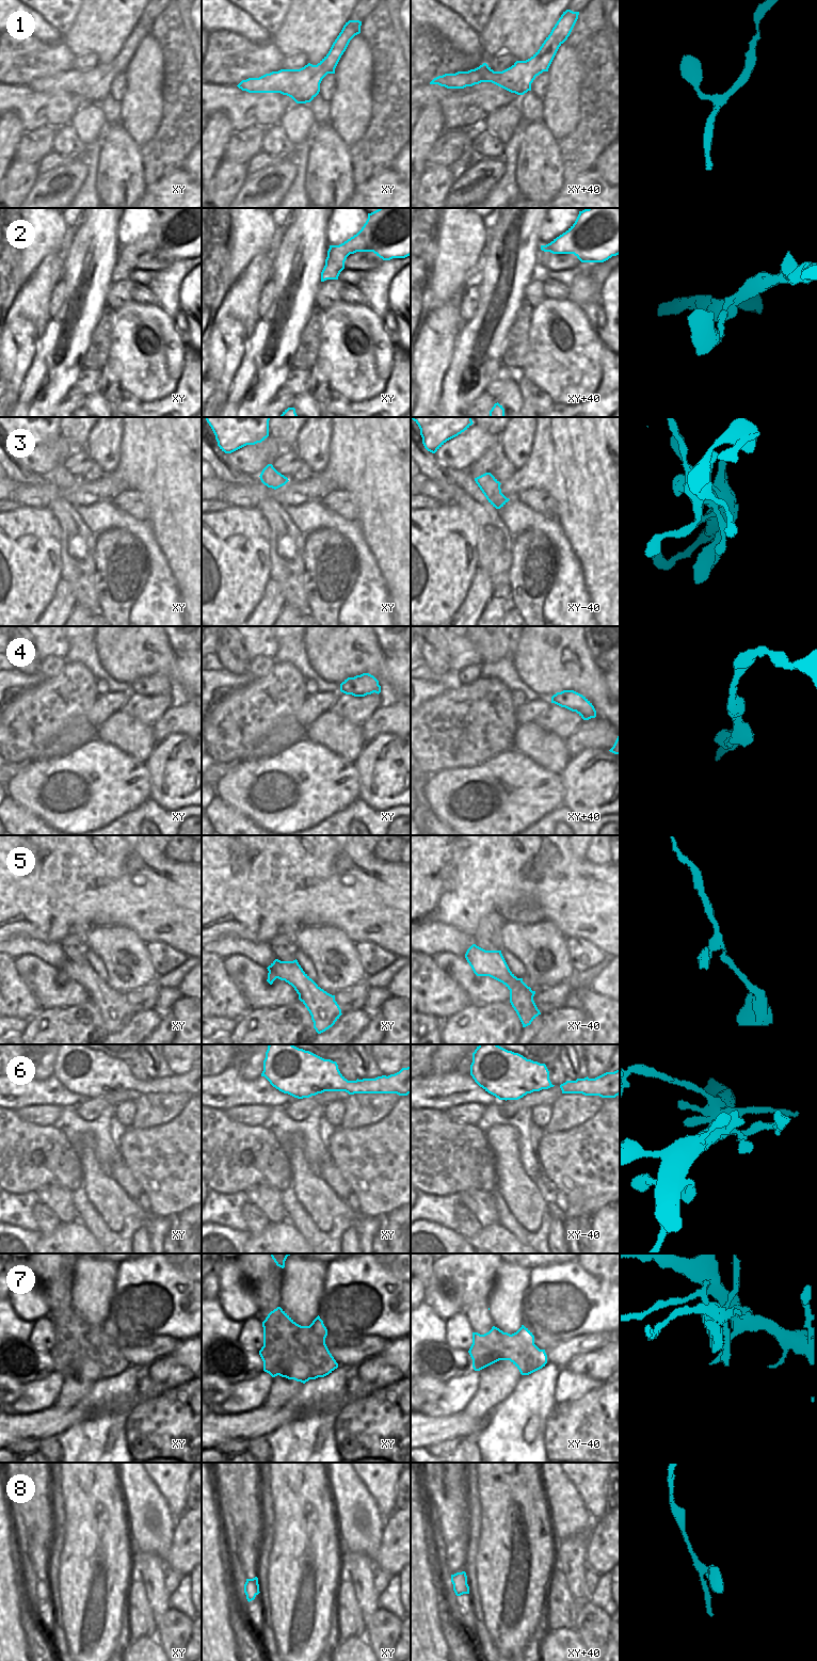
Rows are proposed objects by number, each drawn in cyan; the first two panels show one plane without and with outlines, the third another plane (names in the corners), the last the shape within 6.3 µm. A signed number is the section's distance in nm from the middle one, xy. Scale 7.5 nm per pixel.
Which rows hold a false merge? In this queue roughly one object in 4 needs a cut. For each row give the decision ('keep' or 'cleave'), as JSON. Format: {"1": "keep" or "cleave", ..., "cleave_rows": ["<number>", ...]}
{"1": "keep", "2": "keep", "3": "keep", "4": "keep", "5": "keep", "6": "keep", "7": "cleave", "8": "keep", "cleave_rows": ["7"]}

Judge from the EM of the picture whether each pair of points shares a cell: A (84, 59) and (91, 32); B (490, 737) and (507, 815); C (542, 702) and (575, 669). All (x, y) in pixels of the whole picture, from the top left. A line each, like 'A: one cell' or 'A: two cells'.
A: two cells
B: two cells
C: two cells

